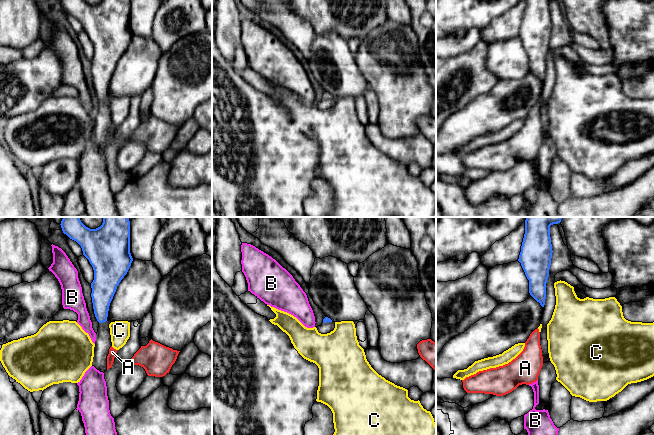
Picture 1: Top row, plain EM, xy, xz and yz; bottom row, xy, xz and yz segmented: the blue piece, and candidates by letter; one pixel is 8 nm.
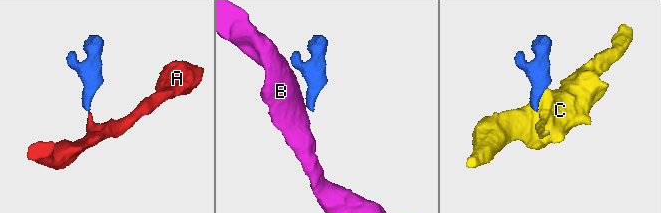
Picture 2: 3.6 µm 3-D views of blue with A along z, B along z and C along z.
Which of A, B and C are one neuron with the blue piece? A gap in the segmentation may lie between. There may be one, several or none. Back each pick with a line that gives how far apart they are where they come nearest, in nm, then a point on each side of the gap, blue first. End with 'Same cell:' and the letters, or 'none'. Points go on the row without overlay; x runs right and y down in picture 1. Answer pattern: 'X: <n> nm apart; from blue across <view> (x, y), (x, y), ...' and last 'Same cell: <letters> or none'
A: 180 nm apart; from blue across yz (542, 82), (537, 104)
Same cell: A

